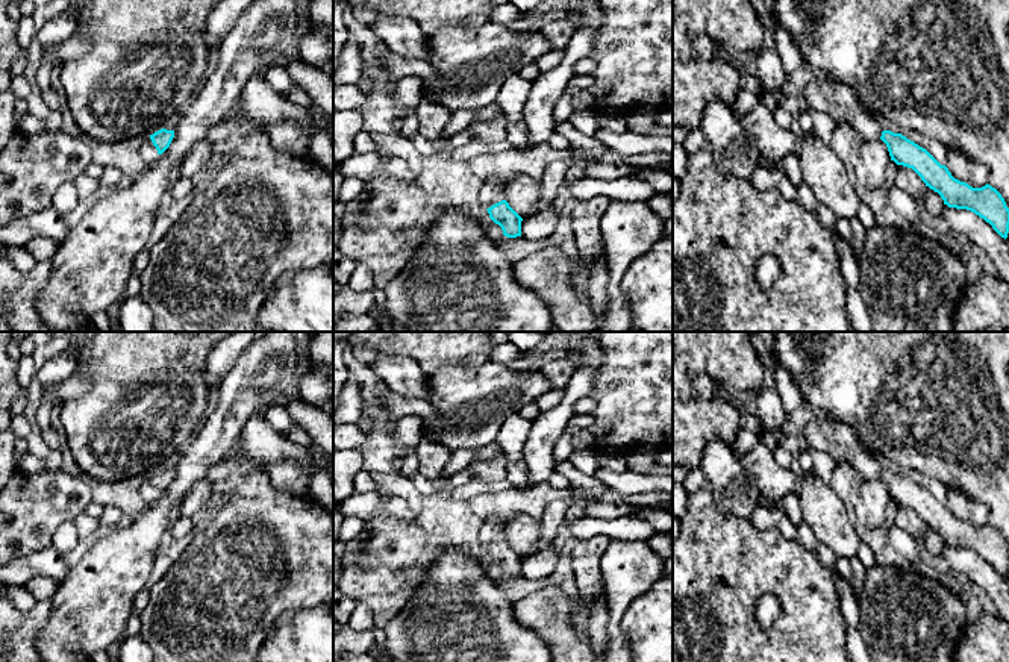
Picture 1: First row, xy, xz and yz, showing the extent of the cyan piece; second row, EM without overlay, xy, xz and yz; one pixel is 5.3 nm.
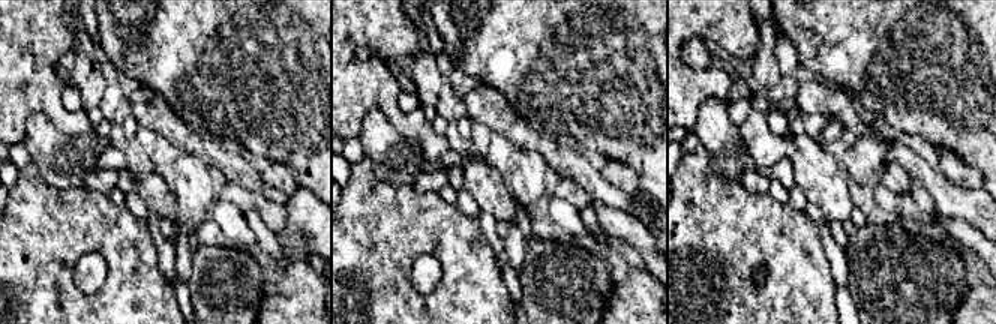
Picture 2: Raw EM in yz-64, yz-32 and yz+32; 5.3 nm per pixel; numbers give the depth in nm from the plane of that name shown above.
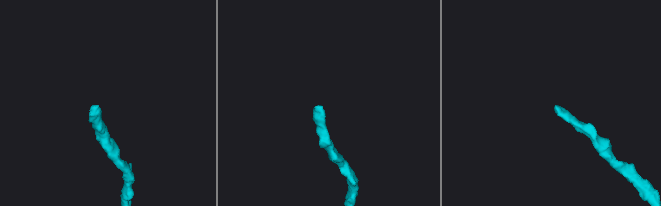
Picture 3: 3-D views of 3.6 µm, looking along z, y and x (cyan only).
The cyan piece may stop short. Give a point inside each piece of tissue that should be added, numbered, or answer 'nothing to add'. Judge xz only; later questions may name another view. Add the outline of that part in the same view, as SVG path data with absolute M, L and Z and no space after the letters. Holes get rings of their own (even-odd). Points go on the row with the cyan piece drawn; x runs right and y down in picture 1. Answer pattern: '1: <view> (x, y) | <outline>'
1: xz (493, 191) | M491 177L482 185L480 203L485 209L504 200L504 179Z

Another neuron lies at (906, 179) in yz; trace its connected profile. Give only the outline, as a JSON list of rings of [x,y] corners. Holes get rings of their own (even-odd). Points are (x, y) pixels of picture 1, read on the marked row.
[[[897,165],[898,171],[894,179],[894,185],[909,194],[912,198],[921,198],[924,201],[926,198],[926,183],[921,180],[921,177],[907,167]]]

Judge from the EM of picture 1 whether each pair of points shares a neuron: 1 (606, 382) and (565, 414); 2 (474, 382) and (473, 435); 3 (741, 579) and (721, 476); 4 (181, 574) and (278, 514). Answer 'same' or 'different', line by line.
1: different
2: same
3: different
4: same

